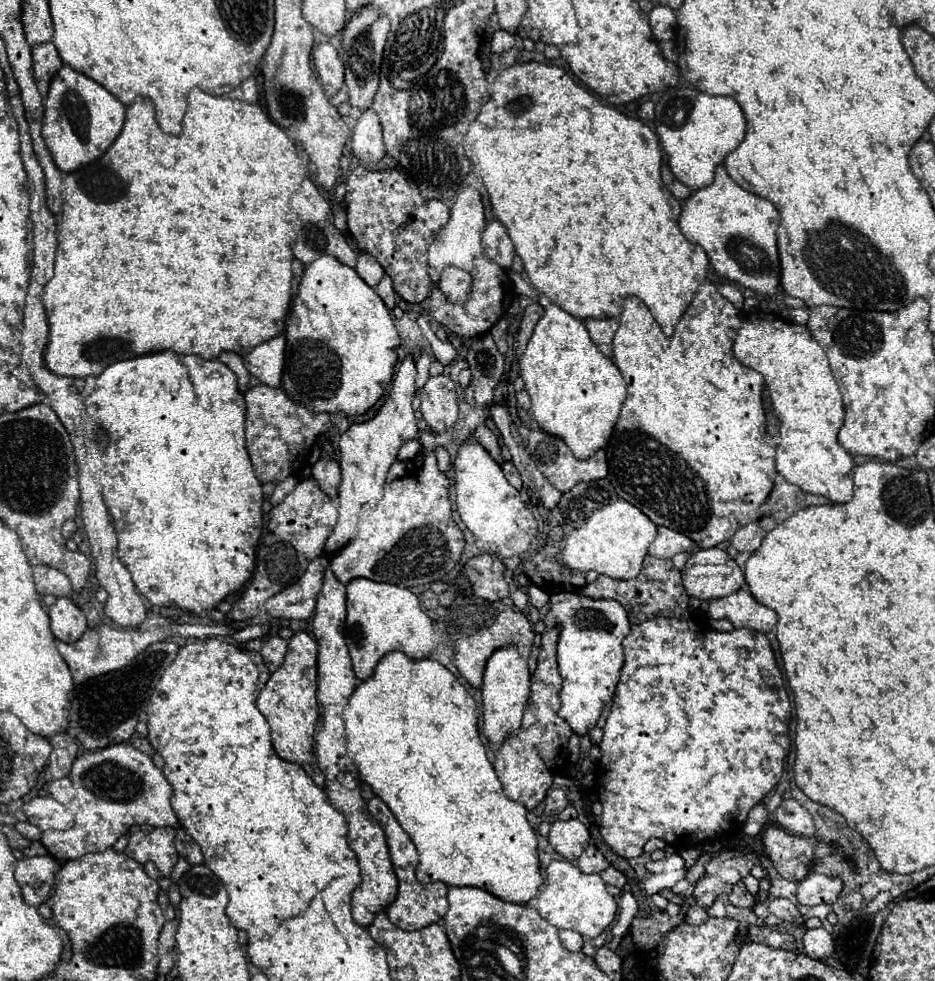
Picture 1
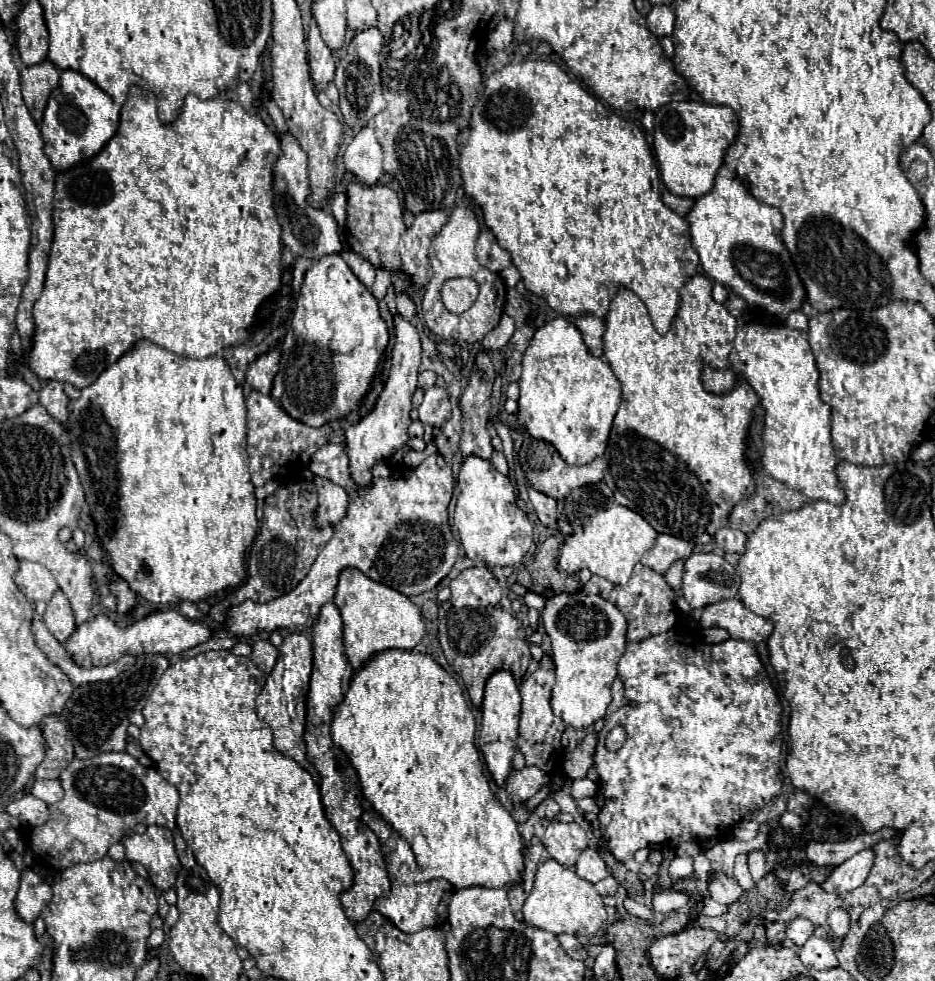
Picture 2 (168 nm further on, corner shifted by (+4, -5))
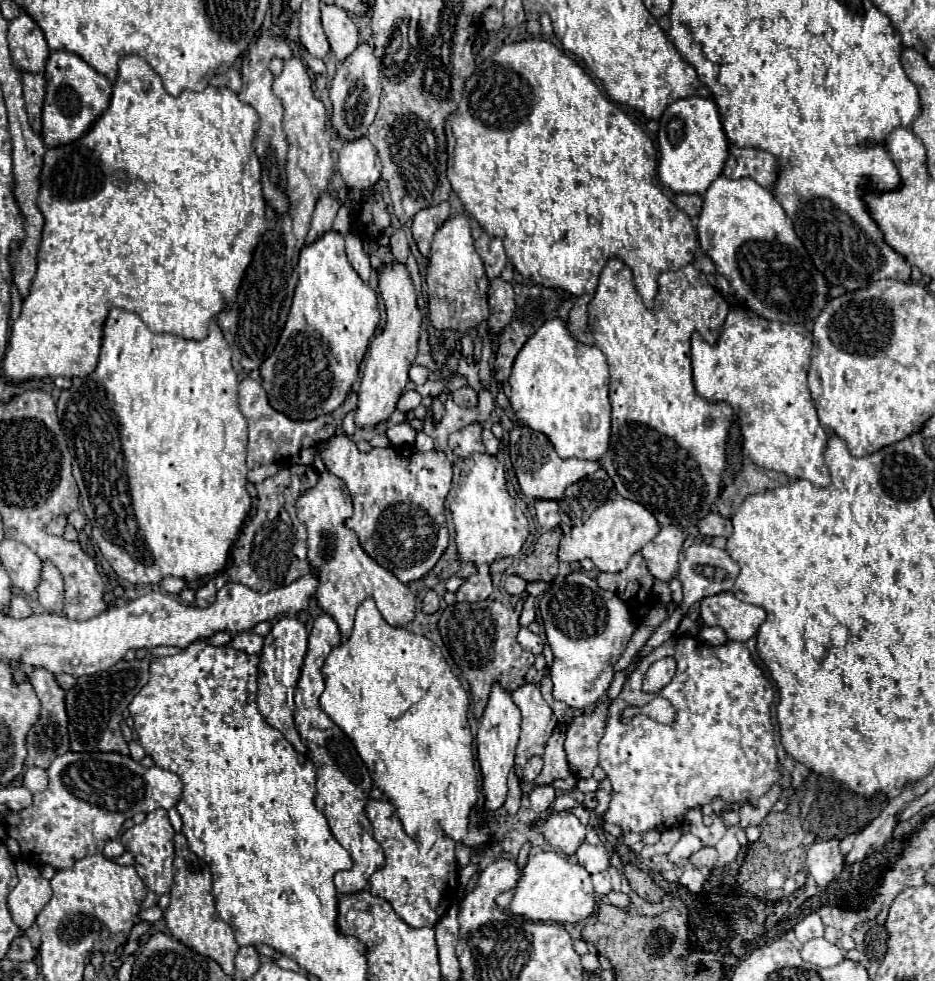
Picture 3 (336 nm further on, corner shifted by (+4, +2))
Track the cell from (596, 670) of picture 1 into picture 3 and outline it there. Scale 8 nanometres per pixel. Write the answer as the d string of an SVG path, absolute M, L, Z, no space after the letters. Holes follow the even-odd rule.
M575 570L565 576L561 584L551 584L541 596L539 612L543 618L547 642L553 650L553 696L571 708L585 710L597 704L613 680L613 666L623 654L633 630L635 618L613 592L597 586L583 570Z

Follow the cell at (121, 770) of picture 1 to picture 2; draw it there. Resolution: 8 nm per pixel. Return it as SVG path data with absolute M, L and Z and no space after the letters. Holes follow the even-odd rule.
M99 753L93 759L73 759L69 767L61 773L61 785L65 791L65 797L51 805L51 819L29 831L29 845L37 853L48 868L65 870L77 863L97 861L107 855L107 849L113 843L119 843L125 831L133 829L135 825L159 825L167 829L175 829L177 803L179 793L177 787L167 783L155 769L143 767L137 759L133 759L129 753Z

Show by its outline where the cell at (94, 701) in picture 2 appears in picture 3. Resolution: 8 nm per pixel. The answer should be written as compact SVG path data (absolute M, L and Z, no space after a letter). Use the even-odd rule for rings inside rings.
M135 658L131 662L117 662L105 672L93 676L77 678L77 684L67 690L67 716L69 716L69 736L73 752L117 752L127 756L129 748L121 736L119 722L123 720L123 710L131 704L135 694L149 680L149 658Z

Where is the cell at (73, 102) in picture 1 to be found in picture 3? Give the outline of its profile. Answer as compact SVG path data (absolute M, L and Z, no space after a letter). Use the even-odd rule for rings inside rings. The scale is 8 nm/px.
M51 52L47 58L45 74L45 102L43 102L43 132L45 146L59 146L81 138L91 124L107 110L113 84L71 52Z

